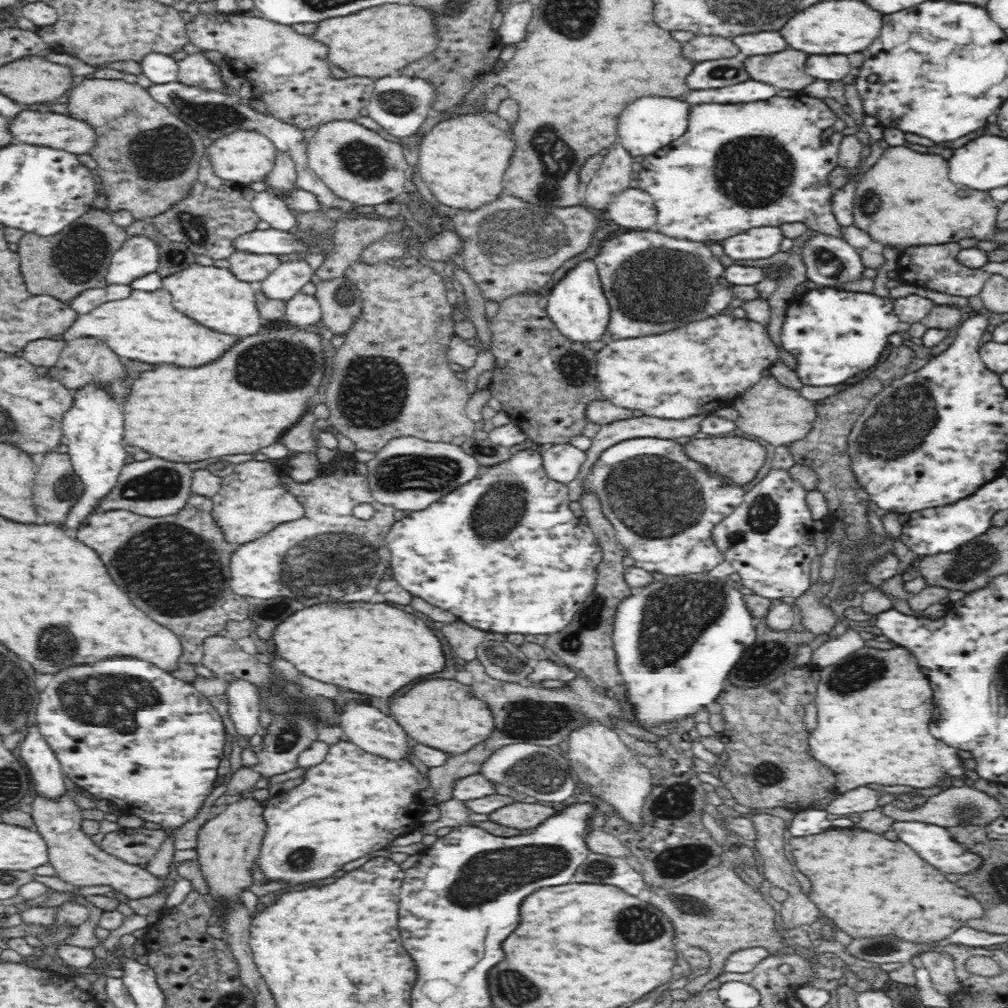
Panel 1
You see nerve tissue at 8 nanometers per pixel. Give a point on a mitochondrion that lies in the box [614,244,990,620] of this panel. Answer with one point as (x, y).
(906, 407)

